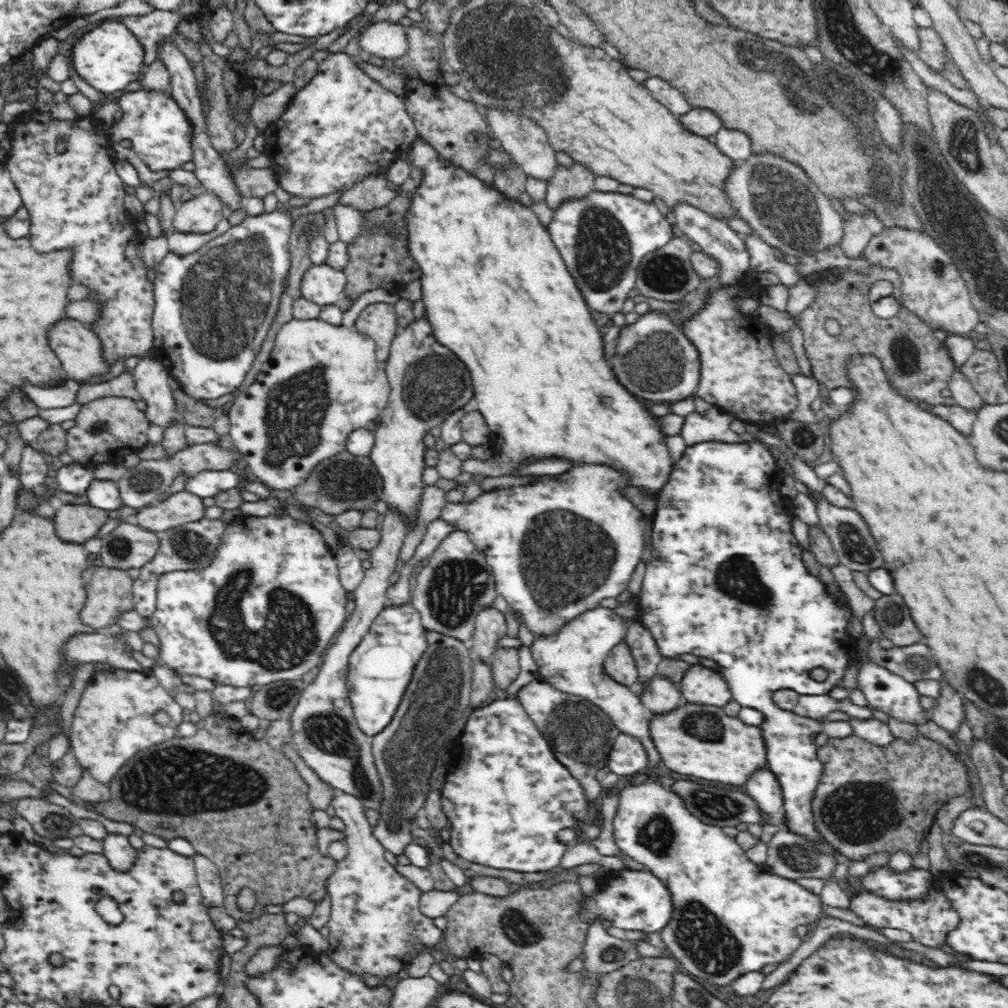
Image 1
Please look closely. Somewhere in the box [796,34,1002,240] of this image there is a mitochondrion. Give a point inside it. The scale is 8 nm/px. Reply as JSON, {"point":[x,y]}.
{"point":[963,145]}

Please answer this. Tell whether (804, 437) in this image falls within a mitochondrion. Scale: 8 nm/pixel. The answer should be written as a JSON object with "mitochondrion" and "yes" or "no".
{"mitochondrion":"yes"}

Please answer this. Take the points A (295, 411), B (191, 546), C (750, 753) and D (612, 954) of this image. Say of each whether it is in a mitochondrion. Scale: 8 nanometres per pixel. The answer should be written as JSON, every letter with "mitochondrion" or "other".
{"A":"mitochondrion","B":"mitochondrion","C":"other","D":"mitochondrion"}

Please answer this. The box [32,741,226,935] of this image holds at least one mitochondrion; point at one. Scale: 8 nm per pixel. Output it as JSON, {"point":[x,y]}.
{"point":[55,823]}

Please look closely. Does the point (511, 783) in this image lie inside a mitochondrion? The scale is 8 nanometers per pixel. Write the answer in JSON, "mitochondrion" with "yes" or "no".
{"mitochondrion":"no"}

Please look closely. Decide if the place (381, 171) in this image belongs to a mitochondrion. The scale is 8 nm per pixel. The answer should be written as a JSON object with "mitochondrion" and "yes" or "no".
{"mitochondrion":"no"}

